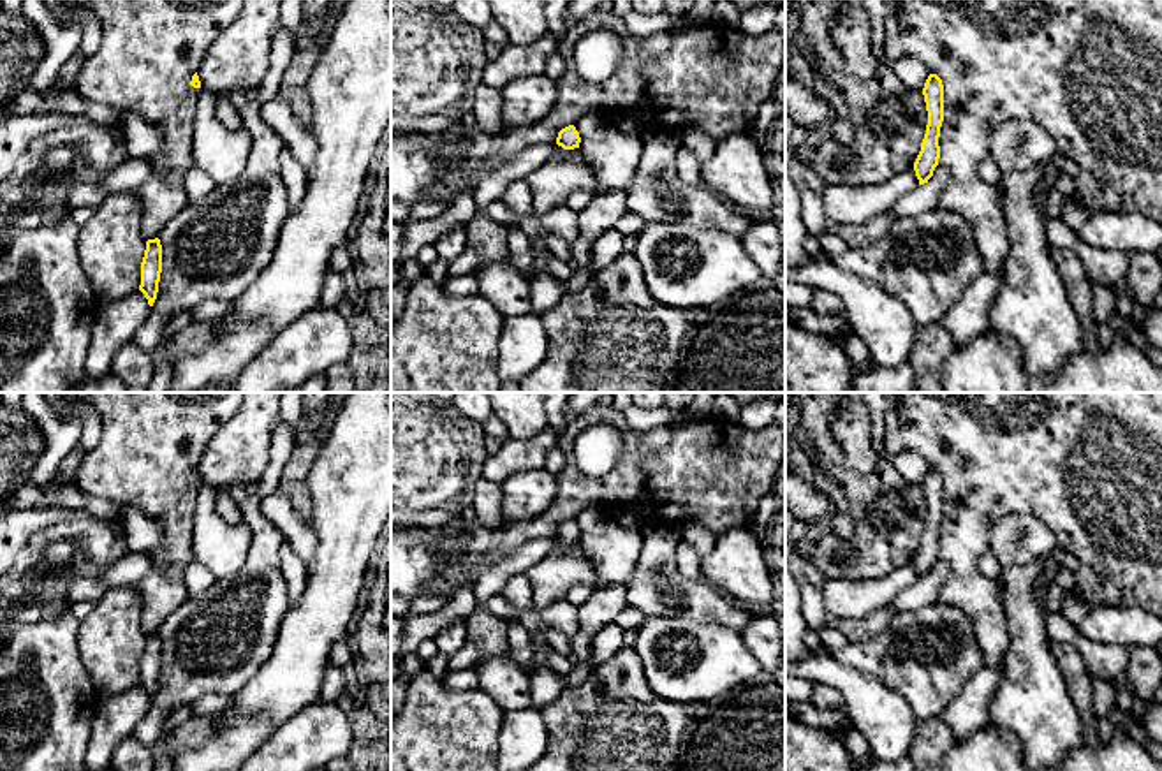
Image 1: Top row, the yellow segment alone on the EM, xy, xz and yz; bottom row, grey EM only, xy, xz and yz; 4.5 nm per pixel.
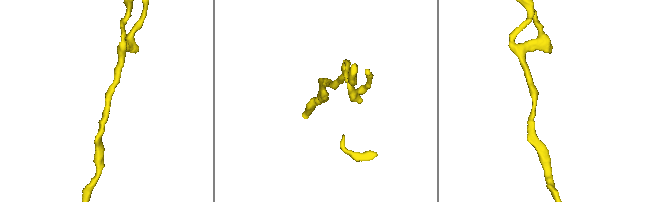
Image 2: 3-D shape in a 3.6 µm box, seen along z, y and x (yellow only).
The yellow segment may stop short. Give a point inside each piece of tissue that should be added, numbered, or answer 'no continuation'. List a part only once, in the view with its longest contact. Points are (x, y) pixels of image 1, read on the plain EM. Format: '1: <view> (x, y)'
no continuation

